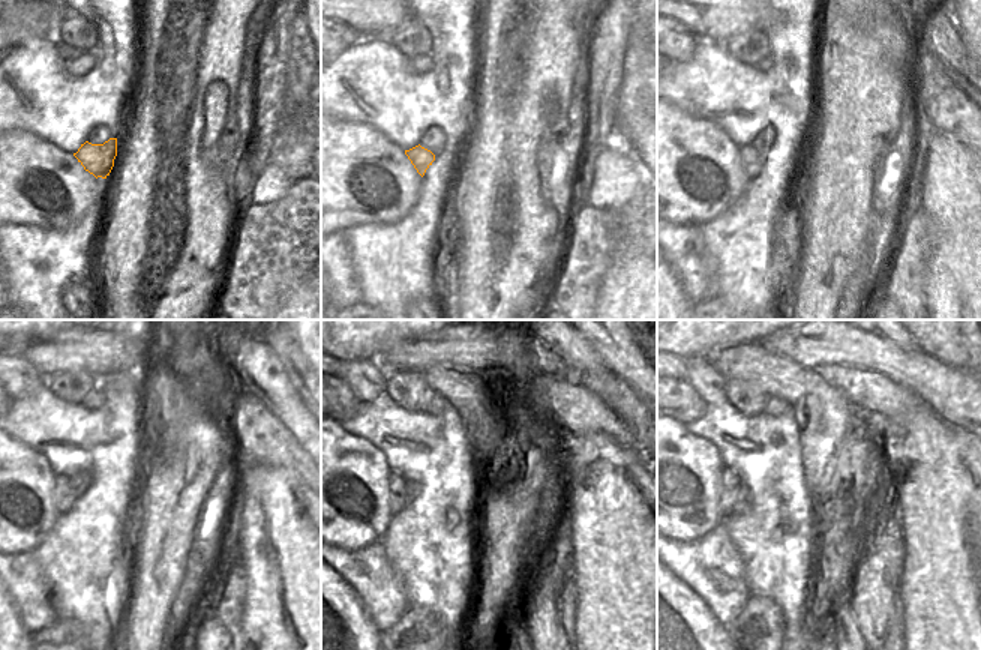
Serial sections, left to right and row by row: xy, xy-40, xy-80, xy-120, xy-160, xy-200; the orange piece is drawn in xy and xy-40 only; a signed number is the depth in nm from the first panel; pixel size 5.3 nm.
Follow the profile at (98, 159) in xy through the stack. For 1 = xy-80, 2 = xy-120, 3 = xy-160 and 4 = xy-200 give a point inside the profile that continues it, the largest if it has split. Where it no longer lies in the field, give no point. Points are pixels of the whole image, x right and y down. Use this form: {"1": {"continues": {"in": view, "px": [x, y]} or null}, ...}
{"1": {"continues": {"in": "xy-80", "px": [752, 161]}}, "2": {"continues": {"in": "xy-120", "px": [63, 497]}}, "3": {"continues": {"in": "xy-160", "px": [396, 500]}}, "4": {"continues": {"in": "xy-200", "px": [729, 482]}}}

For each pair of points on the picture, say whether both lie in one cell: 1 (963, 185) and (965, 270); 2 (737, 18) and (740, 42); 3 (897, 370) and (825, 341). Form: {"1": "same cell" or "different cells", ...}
{"1": "same cell", "2": "different cells", "3": "same cell"}

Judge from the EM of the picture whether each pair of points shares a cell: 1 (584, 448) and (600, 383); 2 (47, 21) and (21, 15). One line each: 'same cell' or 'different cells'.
1: different cells
2: same cell

